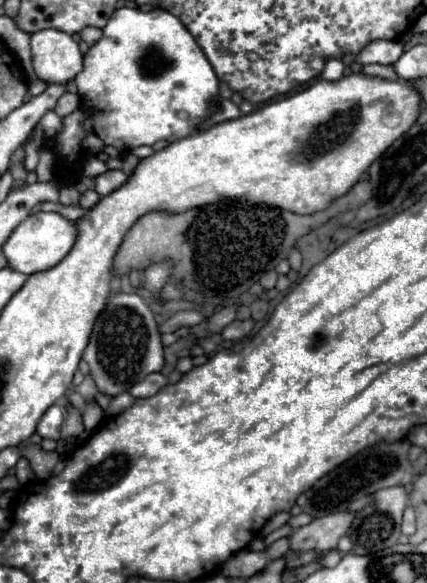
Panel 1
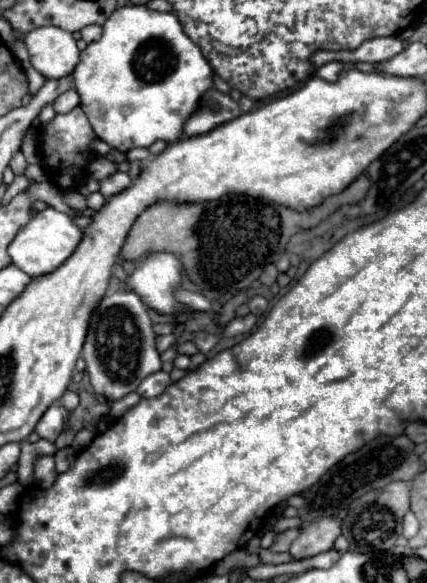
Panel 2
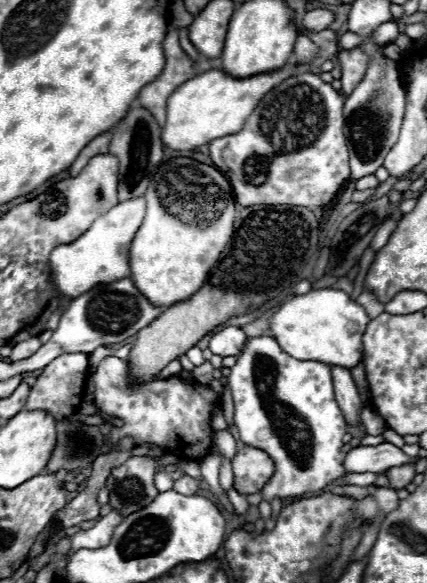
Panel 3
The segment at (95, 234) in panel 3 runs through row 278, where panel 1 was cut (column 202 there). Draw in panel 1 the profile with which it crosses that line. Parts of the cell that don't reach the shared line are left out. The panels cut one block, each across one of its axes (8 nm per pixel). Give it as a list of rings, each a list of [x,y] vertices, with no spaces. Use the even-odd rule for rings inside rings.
[[[118,8],[118,10],[110,16],[108,24],[104,26],[102,38],[100,38],[96,44],[92,44],[92,46],[88,48],[88,52],[84,54],[84,66],[82,66],[82,70],[76,74],[74,84],[76,84],[78,94],[80,94],[80,98],[82,98],[82,104],[84,104],[82,110],[84,110],[84,114],[88,114],[96,136],[98,136],[106,146],[114,146],[114,148],[120,150],[120,152],[124,152],[124,148],[126,148],[126,150],[134,150],[134,148],[138,148],[138,146],[152,146],[152,144],[158,142],[158,140],[176,142],[176,140],[180,140],[180,138],[190,136],[192,132],[196,132],[196,120],[204,120],[204,112],[208,112],[208,100],[212,100],[212,96],[218,94],[218,78],[216,78],[216,74],[212,72],[212,66],[208,64],[204,52],[200,50],[200,46],[196,44],[196,40],[192,38],[192,34],[184,28],[184,24],[180,24],[180,20],[178,20],[174,14],[170,14],[168,10],[148,10],[148,12],[142,12],[140,8]]]

